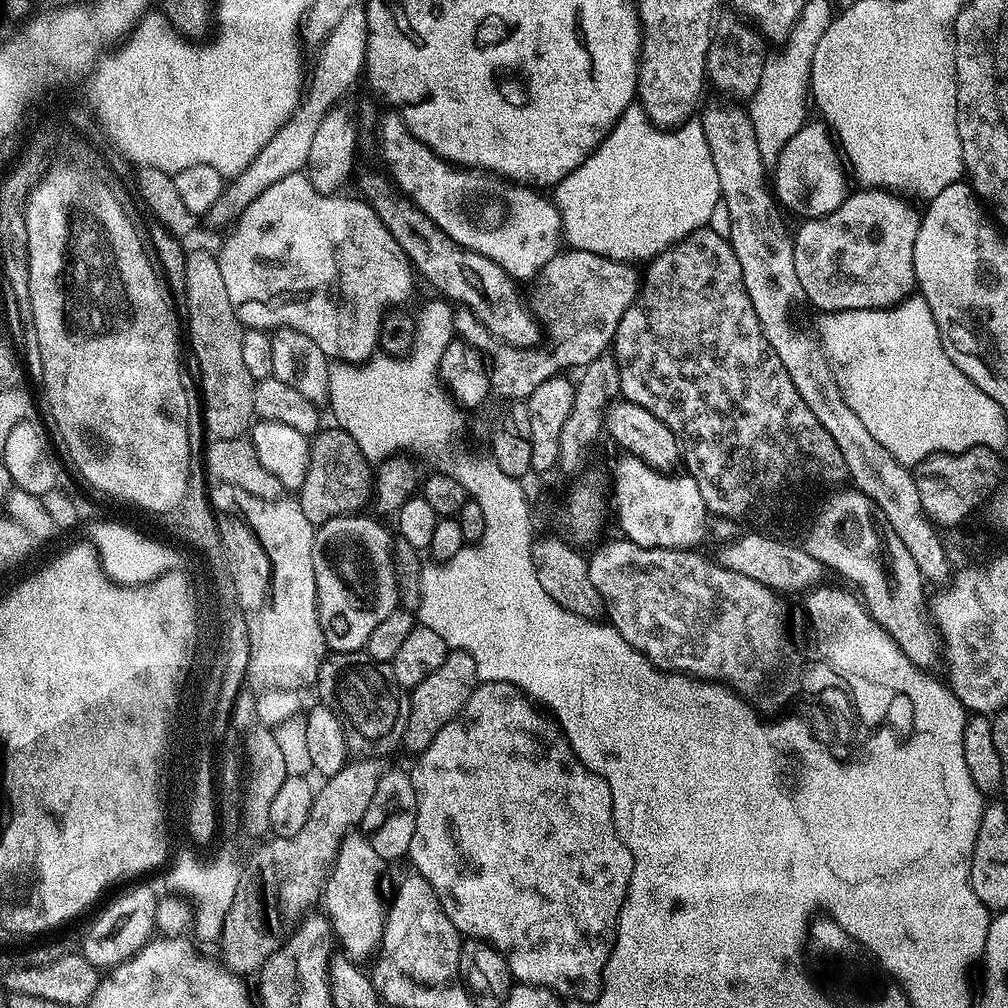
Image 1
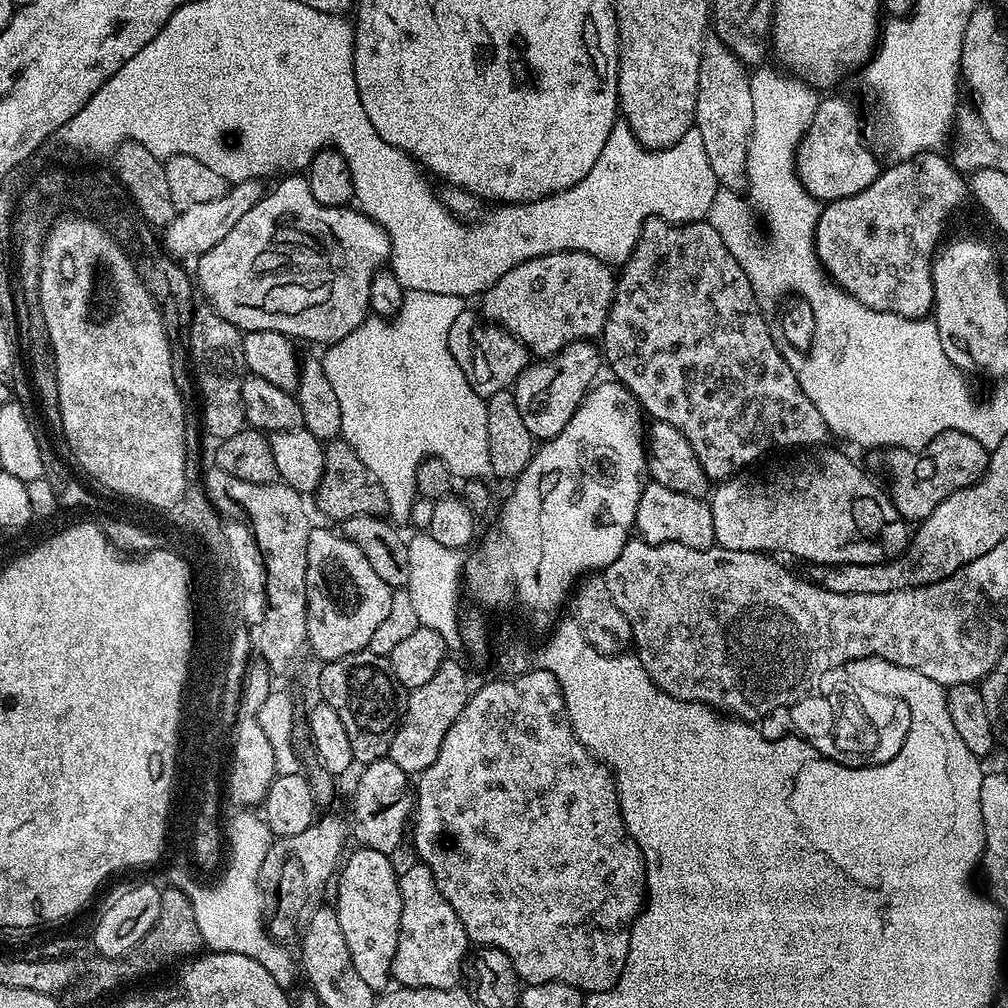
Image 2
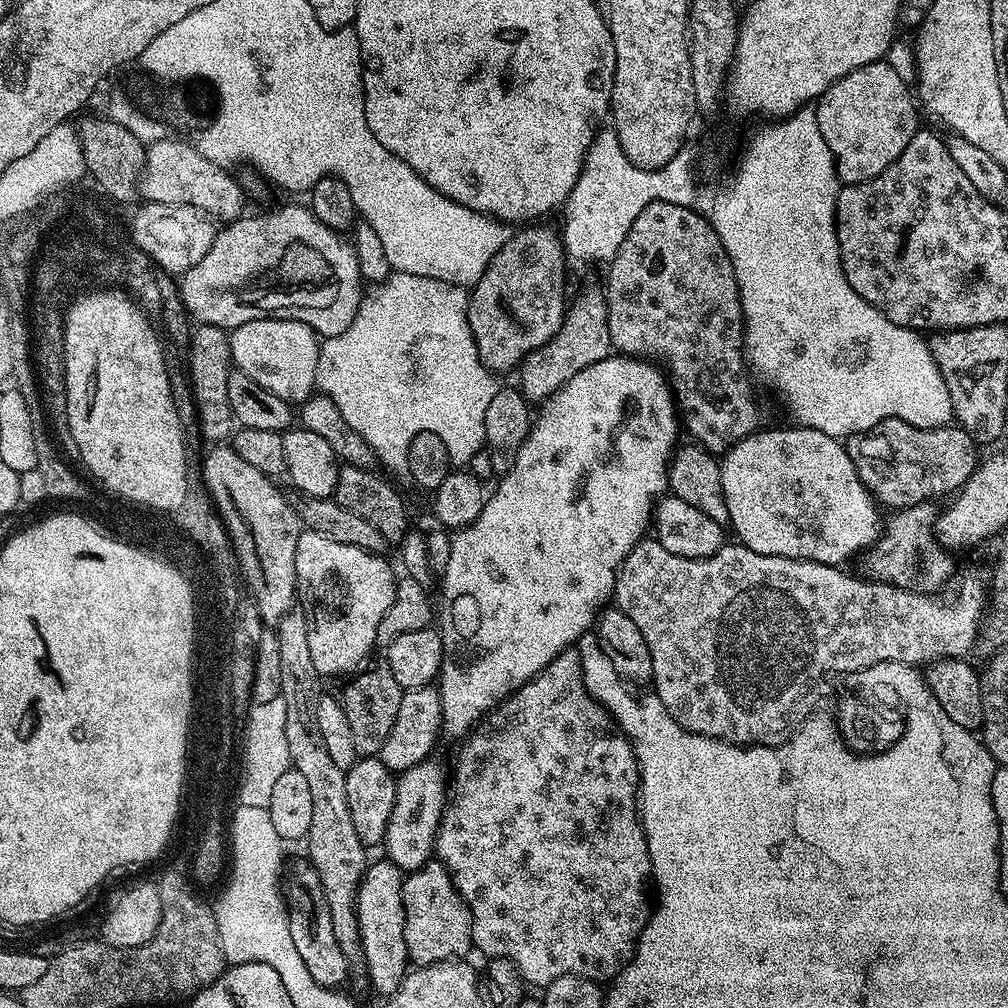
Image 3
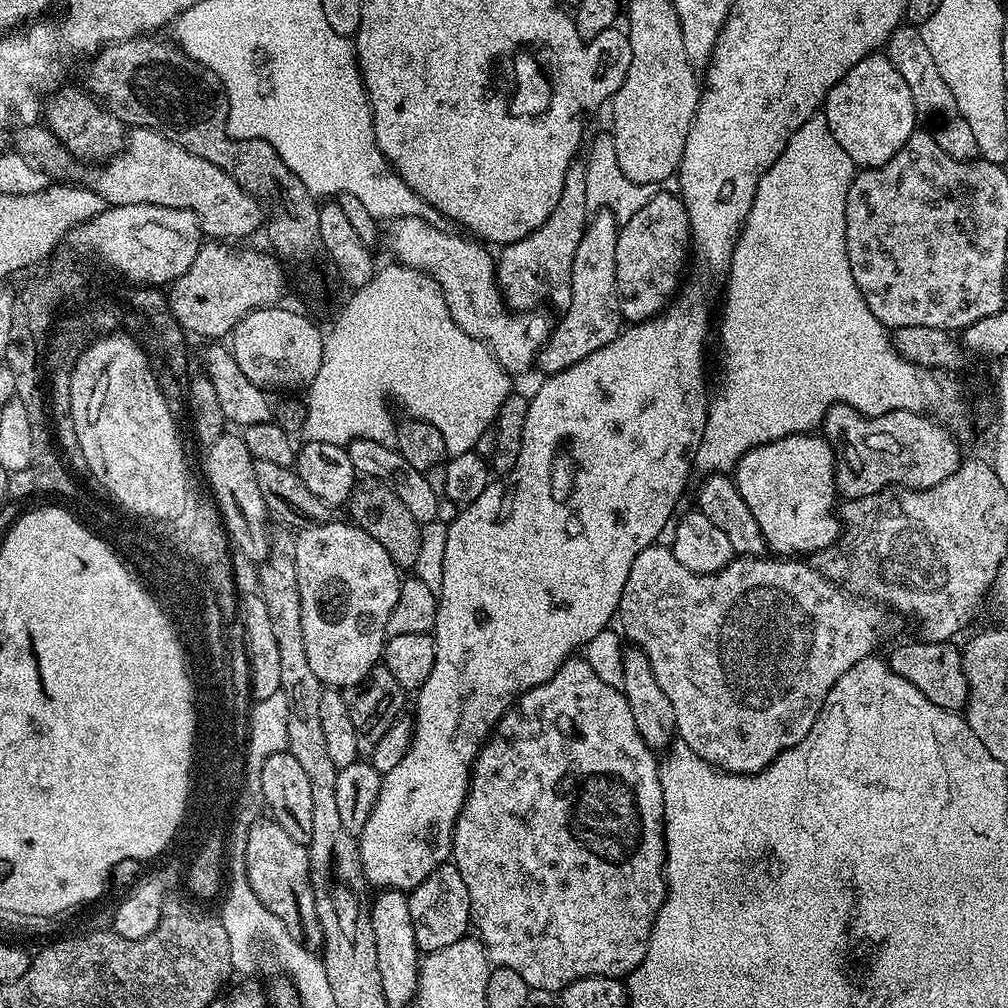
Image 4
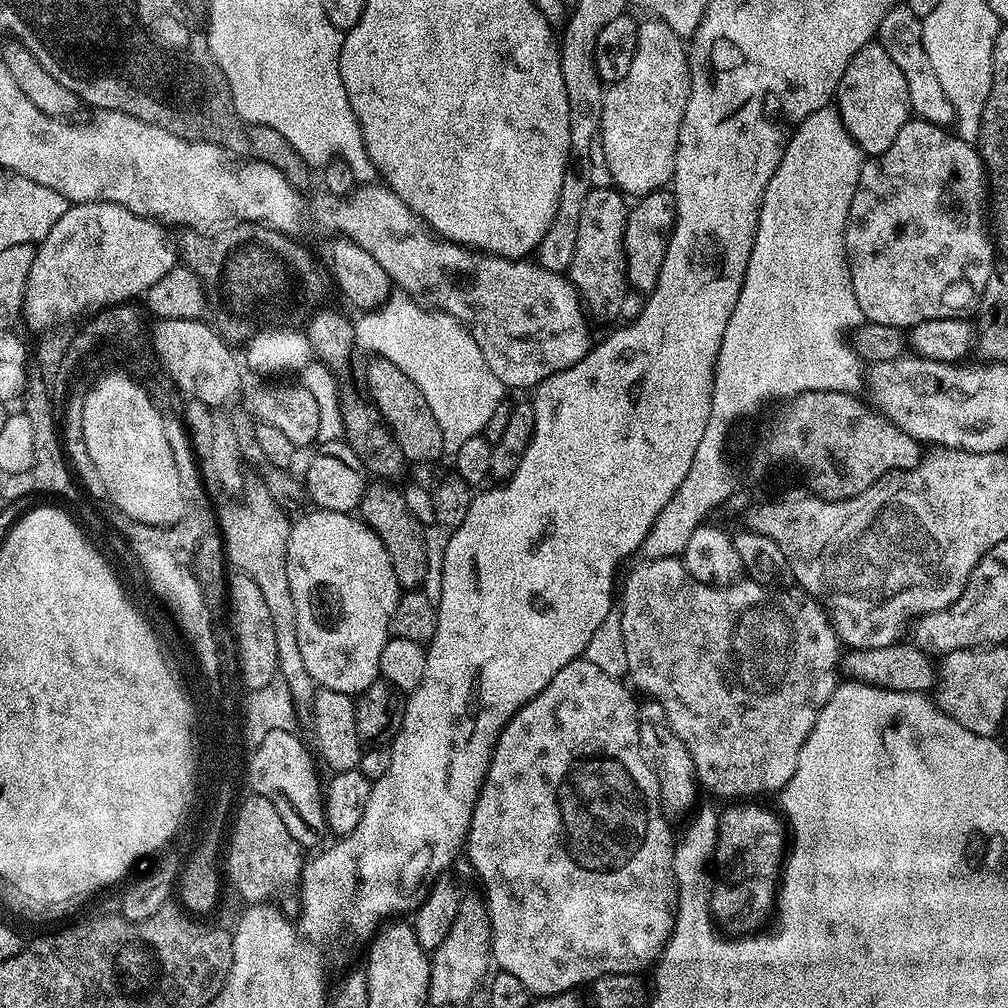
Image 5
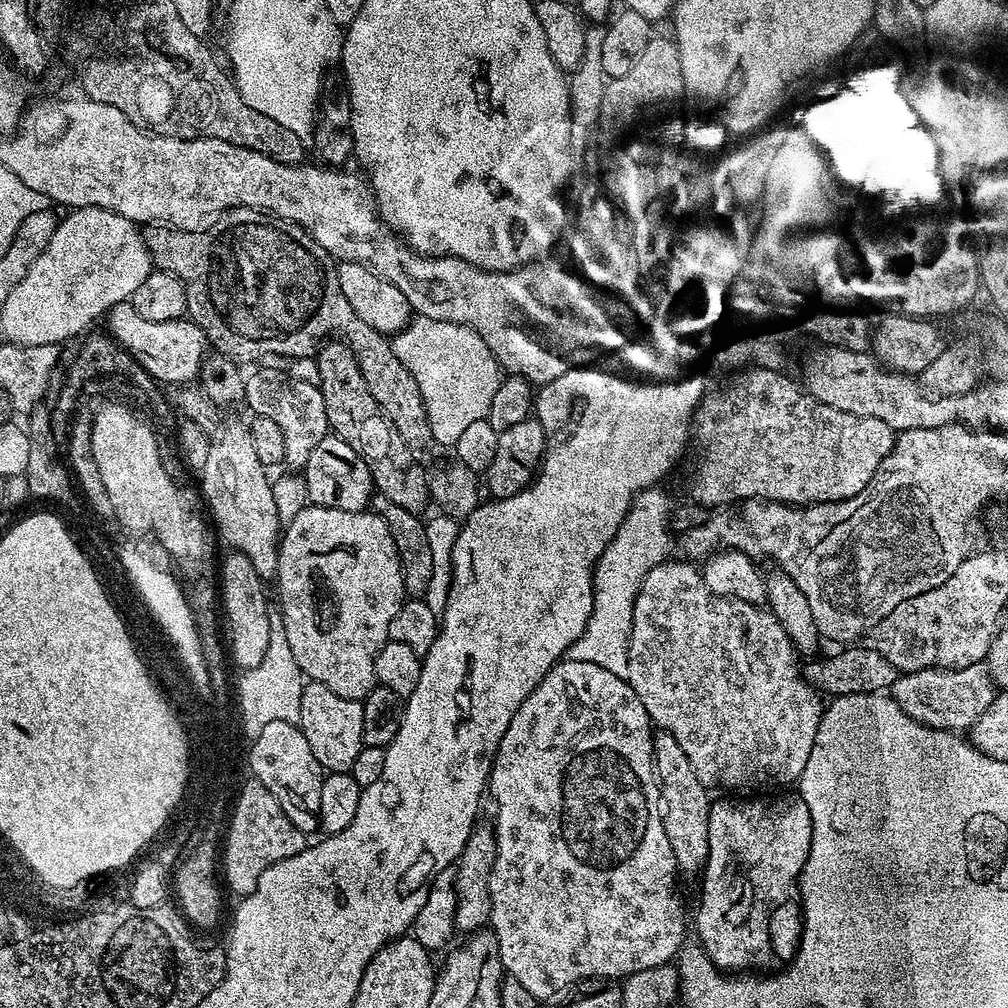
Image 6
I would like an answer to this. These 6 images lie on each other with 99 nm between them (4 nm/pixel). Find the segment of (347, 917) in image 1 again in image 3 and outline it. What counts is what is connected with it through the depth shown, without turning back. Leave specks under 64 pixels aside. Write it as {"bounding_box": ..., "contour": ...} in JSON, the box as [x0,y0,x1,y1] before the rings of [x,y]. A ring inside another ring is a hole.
{"bounding_box":[356,858,410,997],"contour":[[[387,858],[369,863],[364,870],[364,880],[358,886],[356,895],[356,913],[358,914],[358,930],[360,931],[360,954],[362,965],[368,971],[368,980],[372,983],[372,988],[376,992],[381,992],[381,997],[393,996],[398,990],[400,983],[404,981],[404,975],[410,971],[410,961],[406,950],[406,934],[404,933],[404,923],[406,914],[402,906],[402,869],[392,863]]]}

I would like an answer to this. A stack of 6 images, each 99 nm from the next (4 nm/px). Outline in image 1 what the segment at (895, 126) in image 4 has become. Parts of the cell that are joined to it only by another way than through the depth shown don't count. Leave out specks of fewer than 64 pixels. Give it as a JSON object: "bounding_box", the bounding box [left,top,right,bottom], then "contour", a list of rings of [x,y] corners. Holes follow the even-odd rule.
{"bounding_box":[774,123,850,218],"contour":[[[804,123],[801,129],[786,142],[785,148],[781,150],[780,157],[776,159],[774,165],[775,195],[785,209],[790,208],[797,212],[800,218],[830,214],[838,210],[838,206],[842,206],[844,199],[850,195],[849,173],[846,171],[841,149],[829,125],[820,123]],[[844,168],[846,173],[844,173]]]}

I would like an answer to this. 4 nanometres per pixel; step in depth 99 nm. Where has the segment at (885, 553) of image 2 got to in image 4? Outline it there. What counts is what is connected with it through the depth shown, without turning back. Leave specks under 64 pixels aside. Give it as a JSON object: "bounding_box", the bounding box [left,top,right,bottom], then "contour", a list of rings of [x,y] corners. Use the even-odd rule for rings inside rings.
{"bounding_box":[734,435,842,558],"contour":[[[816,435],[784,436],[769,444],[759,444],[741,456],[734,469],[736,489],[742,496],[742,502],[746,502],[750,514],[754,514],[754,522],[758,522],[769,549],[784,558],[800,558],[803,557],[803,552],[823,553],[831,549],[842,531],[842,525],[834,511],[838,504],[834,448]]]}

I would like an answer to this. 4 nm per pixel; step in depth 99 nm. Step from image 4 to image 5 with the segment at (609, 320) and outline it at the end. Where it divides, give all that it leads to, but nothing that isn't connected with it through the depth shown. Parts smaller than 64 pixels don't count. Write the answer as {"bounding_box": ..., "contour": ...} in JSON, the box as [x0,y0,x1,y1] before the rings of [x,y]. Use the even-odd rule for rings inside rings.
{"bounding_box":[568,186,630,318],"contour":[[[594,186],[586,196],[579,218],[577,245],[568,271],[568,277],[580,293],[589,313],[600,318],[616,317],[630,293],[624,250],[625,226],[630,210],[622,192],[607,187]]]}

